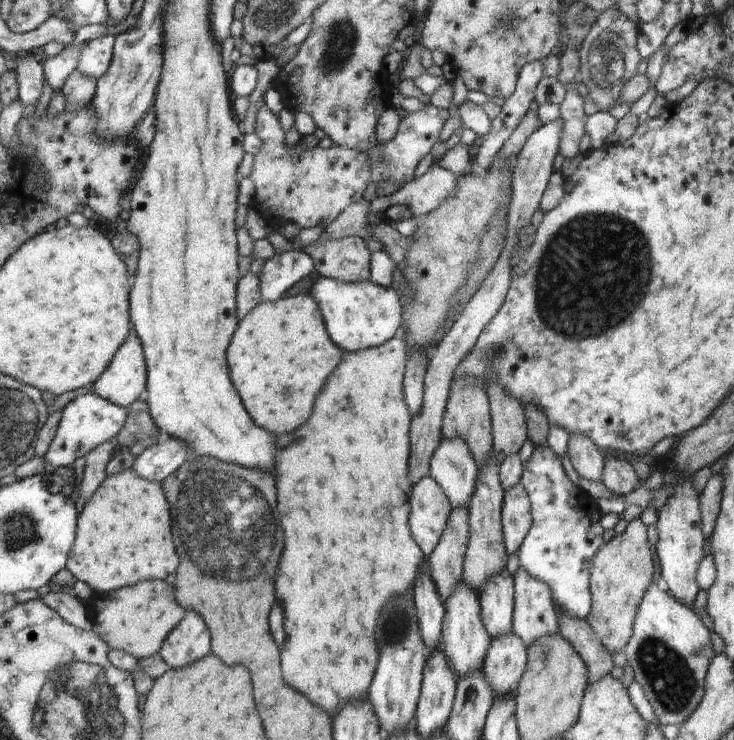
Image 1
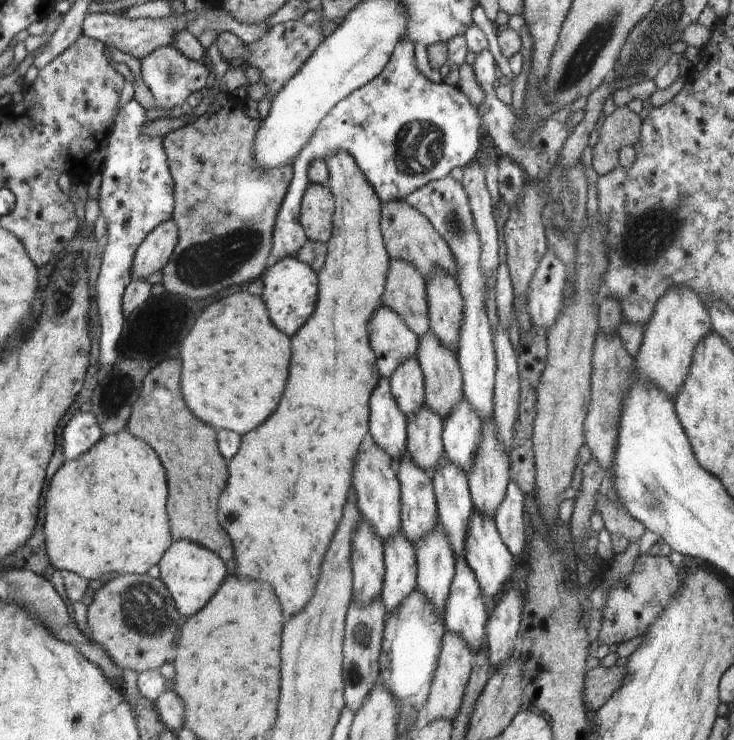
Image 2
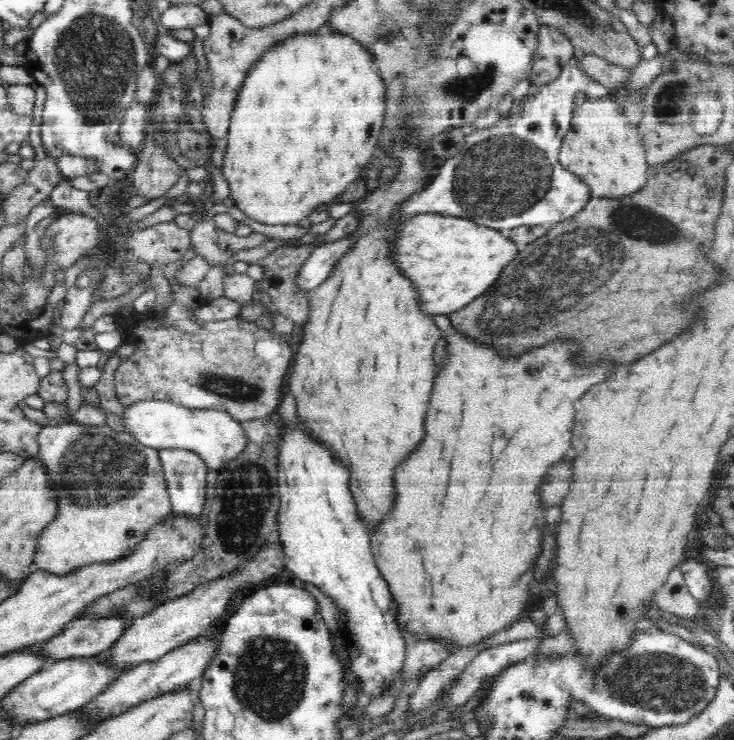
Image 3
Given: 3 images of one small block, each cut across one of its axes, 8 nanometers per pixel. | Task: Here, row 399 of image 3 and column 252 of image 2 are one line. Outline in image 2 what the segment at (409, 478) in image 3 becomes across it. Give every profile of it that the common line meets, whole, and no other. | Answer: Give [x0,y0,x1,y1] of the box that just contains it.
[224,151,390,618]

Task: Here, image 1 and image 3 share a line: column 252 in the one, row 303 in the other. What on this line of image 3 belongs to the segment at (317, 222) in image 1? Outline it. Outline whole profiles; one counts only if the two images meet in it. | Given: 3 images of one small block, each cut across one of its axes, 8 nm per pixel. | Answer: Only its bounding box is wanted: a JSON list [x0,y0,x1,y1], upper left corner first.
[114,298,293,421]

